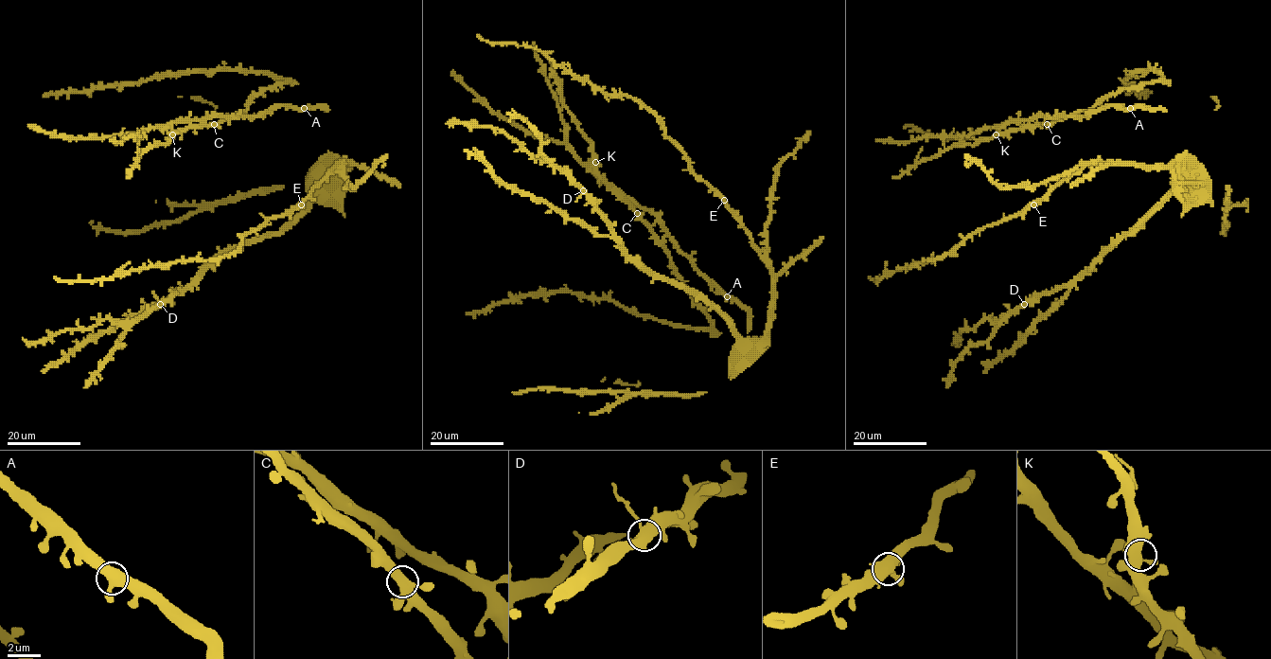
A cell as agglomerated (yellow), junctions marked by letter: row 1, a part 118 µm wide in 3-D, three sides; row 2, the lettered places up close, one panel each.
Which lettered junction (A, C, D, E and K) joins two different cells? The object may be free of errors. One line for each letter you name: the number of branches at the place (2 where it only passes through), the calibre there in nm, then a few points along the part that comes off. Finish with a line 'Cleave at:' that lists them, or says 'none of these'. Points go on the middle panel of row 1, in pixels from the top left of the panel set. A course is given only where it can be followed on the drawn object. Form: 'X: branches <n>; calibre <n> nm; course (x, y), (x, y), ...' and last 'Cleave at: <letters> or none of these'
Cleave at: none of these

